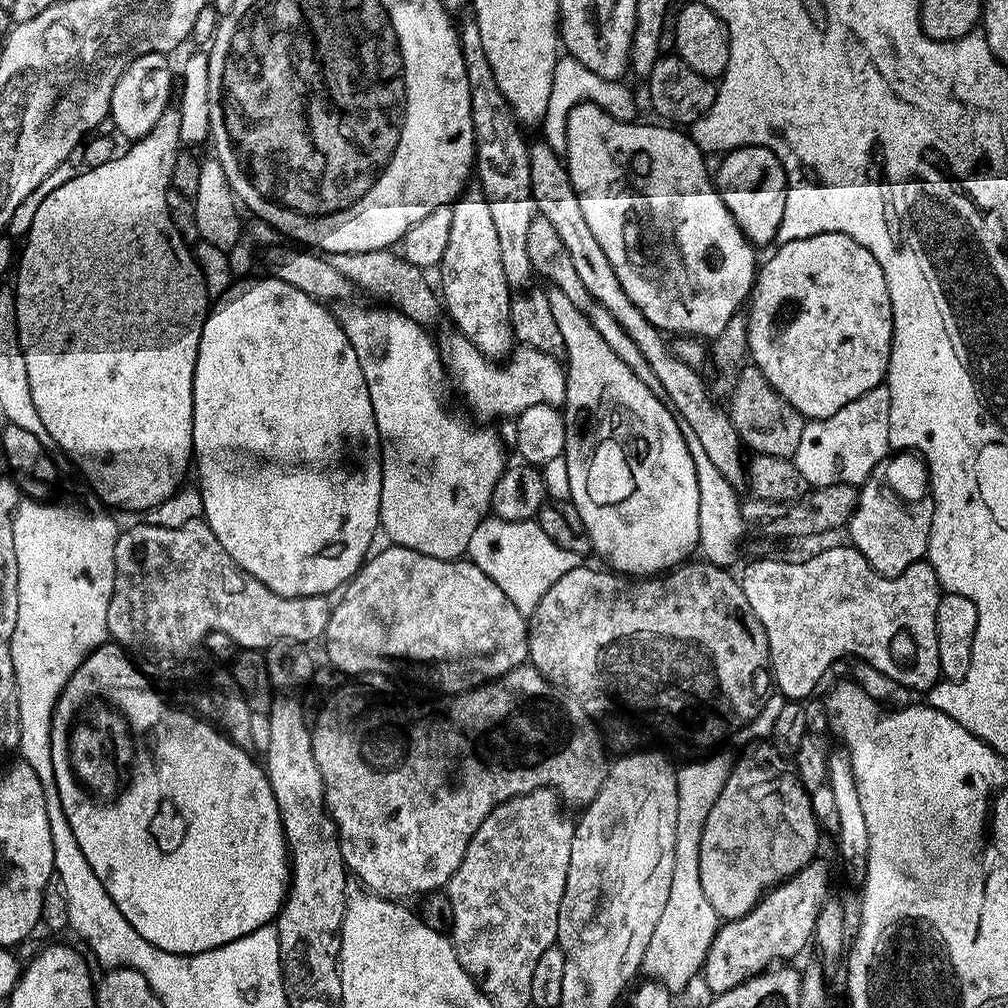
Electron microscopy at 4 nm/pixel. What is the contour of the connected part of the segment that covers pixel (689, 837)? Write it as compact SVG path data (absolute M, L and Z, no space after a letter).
M719 752L705 755L708 756L705 760L696 760L685 768L676 768L678 826L674 826L674 878L670 878L670 894L662 909L662 918L650 937L650 946L646 946L642 969L647 979L656 980L671 990L684 990L691 979L701 975L710 942L714 942L722 923L702 891L702 878L698 878L702 829L714 802L718 802L718 794L722 794L722 786L726 786L726 778L730 778L734 763L734 756L730 753Z

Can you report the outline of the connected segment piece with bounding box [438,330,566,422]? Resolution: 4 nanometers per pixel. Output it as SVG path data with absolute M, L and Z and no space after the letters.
M449 330L444 341L439 341L440 361L444 363L444 371L449 381L456 383L458 391L464 395L466 403L480 422L492 422L499 416L515 418L525 412L528 399L541 402L562 402L566 398L564 373L565 365L550 354L542 354L531 350L516 350L503 362L489 360L460 332Z

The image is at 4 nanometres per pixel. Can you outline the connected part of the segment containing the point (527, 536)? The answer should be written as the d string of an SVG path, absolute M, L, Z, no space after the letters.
M495 516L482 518L471 539L467 559L477 564L486 574L491 573L494 582L500 580L505 588L511 586L538 586L539 593L545 593L552 585L552 580L542 581L542 573L549 576L559 575L562 570L562 557L558 549L552 548L546 539L538 539L537 535L528 530L524 521L519 527L505 527L505 521L499 524Z

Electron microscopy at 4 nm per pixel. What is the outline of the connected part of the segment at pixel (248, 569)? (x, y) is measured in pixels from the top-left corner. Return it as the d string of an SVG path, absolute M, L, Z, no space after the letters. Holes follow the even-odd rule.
M255 278L237 279L233 288L225 290L220 301L213 303L209 311L211 321L219 318L228 307L248 298L252 298L252 320L250 327L256 331L256 396L268 396L268 420L224 420L224 428L206 428L206 386L214 386L214 360L206 360L206 327L202 329L202 338L197 340L197 362L193 374L193 461L198 468L197 485L200 497L206 506L212 504L242 504L238 508L238 553L233 553L240 569L251 579L254 579L263 589L270 590L281 597L306 598L308 596L323 596L335 593L358 573L371 551L372 540L380 528L380 502L383 462L375 451L360 452L360 428L368 428L371 439L379 436L373 407L370 404L370 394L366 387L365 375L358 363L358 356L346 338L346 330L342 330L335 313L321 301L310 298L310 294L276 298L270 290L260 290L260 284ZM284 384L296 384L296 412L280 412L278 410L278 390Z

